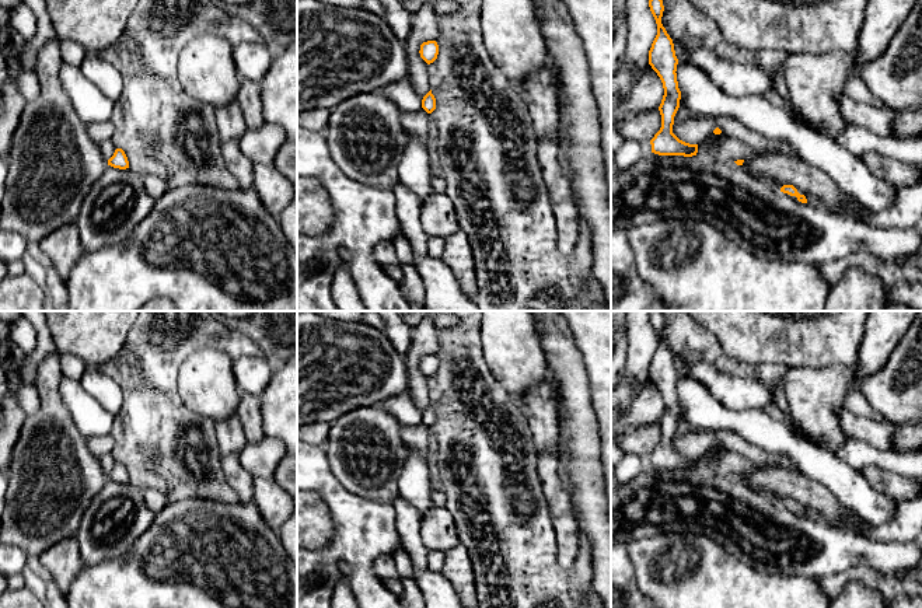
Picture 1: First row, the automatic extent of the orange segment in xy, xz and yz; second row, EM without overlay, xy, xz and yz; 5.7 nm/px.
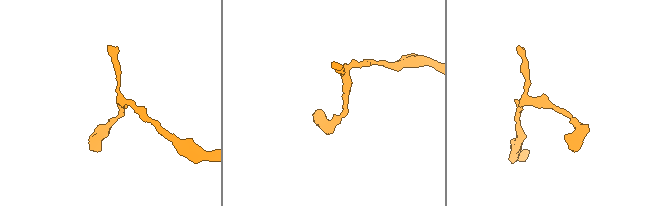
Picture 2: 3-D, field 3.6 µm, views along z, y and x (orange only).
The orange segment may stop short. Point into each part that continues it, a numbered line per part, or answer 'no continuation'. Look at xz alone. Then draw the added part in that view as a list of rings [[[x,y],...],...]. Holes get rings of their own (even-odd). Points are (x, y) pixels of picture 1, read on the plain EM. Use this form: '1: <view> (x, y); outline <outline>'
no continuation

